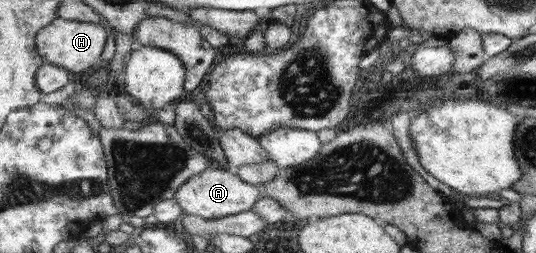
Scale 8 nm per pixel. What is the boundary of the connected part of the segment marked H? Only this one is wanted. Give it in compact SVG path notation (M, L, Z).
M63 17L56 18L51 25L41 29L36 36L36 45L39 54L45 63L65 68L72 74L85 72L91 66L101 62L107 42L108 25L93 24L92 22L77 22Z

